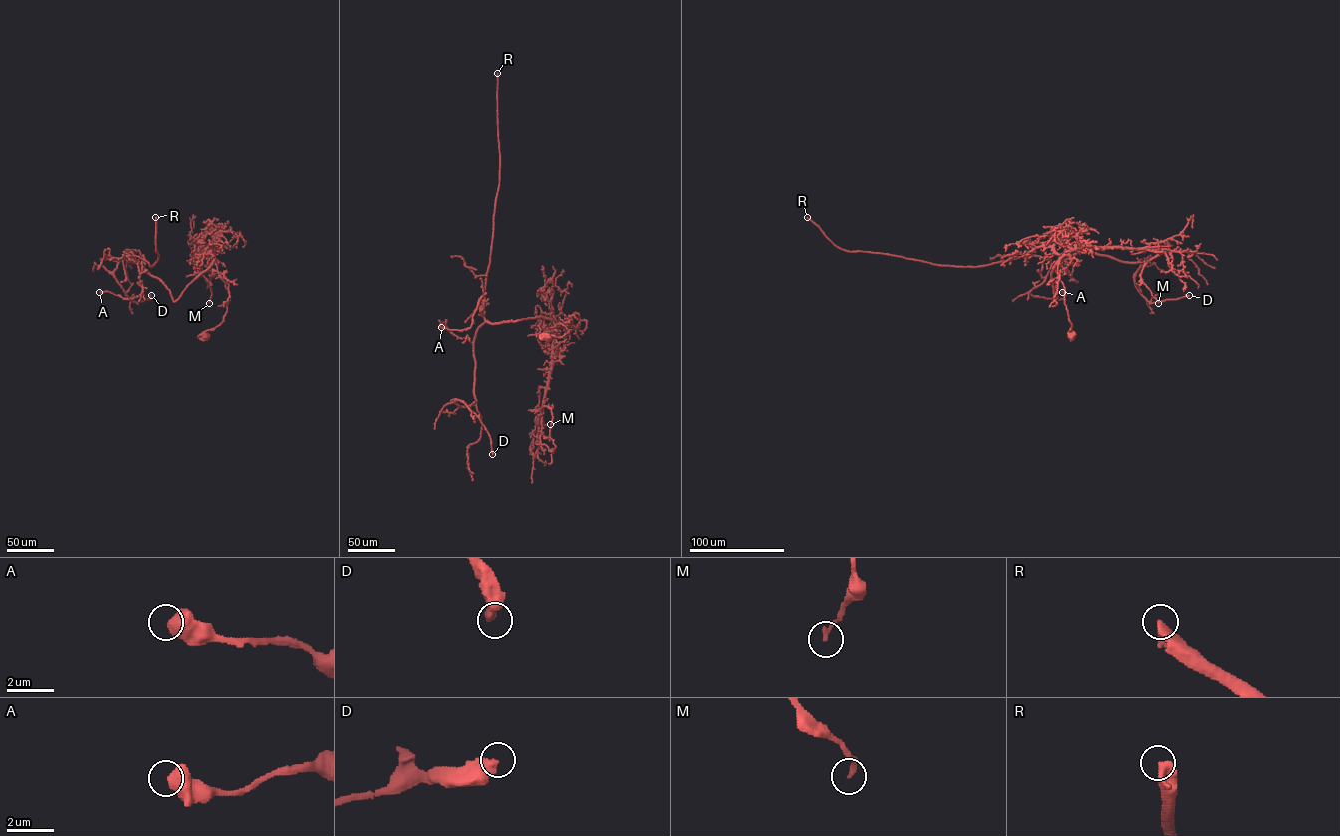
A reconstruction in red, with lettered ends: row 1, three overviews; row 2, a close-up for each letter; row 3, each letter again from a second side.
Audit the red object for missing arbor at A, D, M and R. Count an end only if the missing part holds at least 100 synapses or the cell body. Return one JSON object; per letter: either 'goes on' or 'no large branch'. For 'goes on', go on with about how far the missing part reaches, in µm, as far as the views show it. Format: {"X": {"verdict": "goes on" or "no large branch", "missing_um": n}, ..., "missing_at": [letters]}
{"A": {"verdict": "no large branch"}, "D": {"verdict": "no large branch"}, "M": {"verdict": "no large branch"}, "R": {"verdict": "goes on", "missing_um": 190}, "missing_at": ["R"]}

